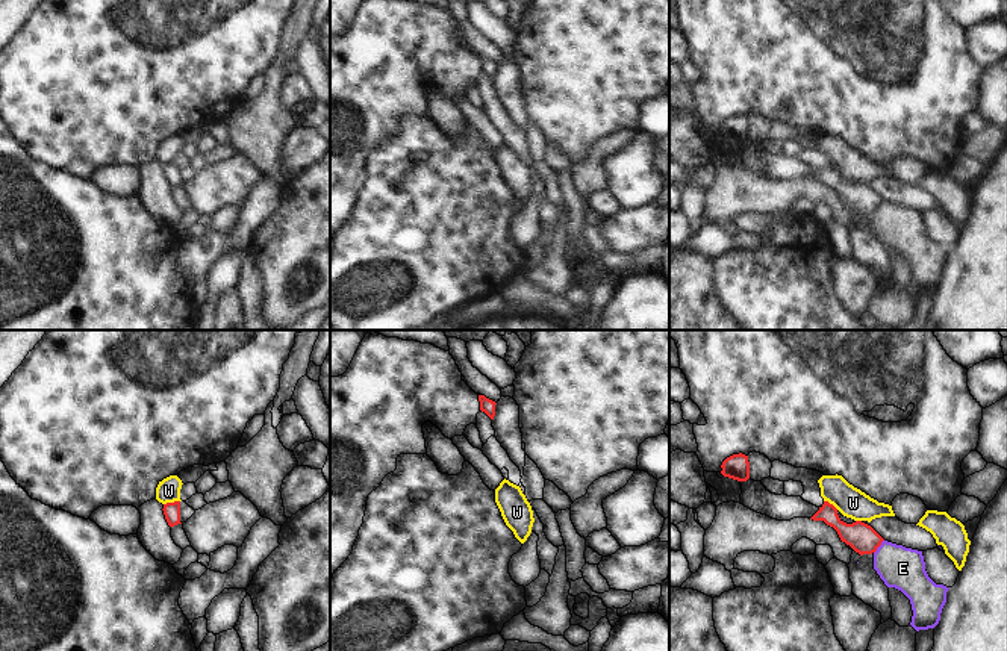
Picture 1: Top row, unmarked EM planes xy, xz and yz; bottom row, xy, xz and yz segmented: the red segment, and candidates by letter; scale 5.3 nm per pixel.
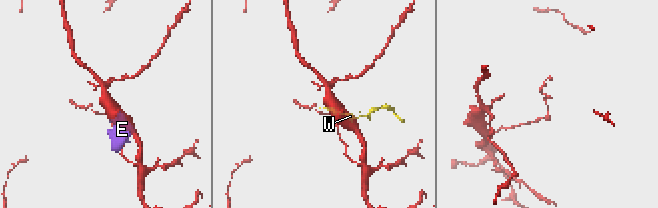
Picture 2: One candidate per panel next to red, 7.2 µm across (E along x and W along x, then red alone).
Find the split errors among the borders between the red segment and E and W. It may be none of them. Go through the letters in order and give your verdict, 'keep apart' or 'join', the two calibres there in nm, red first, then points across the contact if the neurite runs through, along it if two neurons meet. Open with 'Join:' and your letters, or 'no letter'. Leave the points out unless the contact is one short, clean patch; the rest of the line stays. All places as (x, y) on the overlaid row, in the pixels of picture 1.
Join: no letter
E: keep apart; calibres 160 and 220 nm
W: keep apart; calibres 90 and 130 nm; border xy (179, 500), (164, 504)

